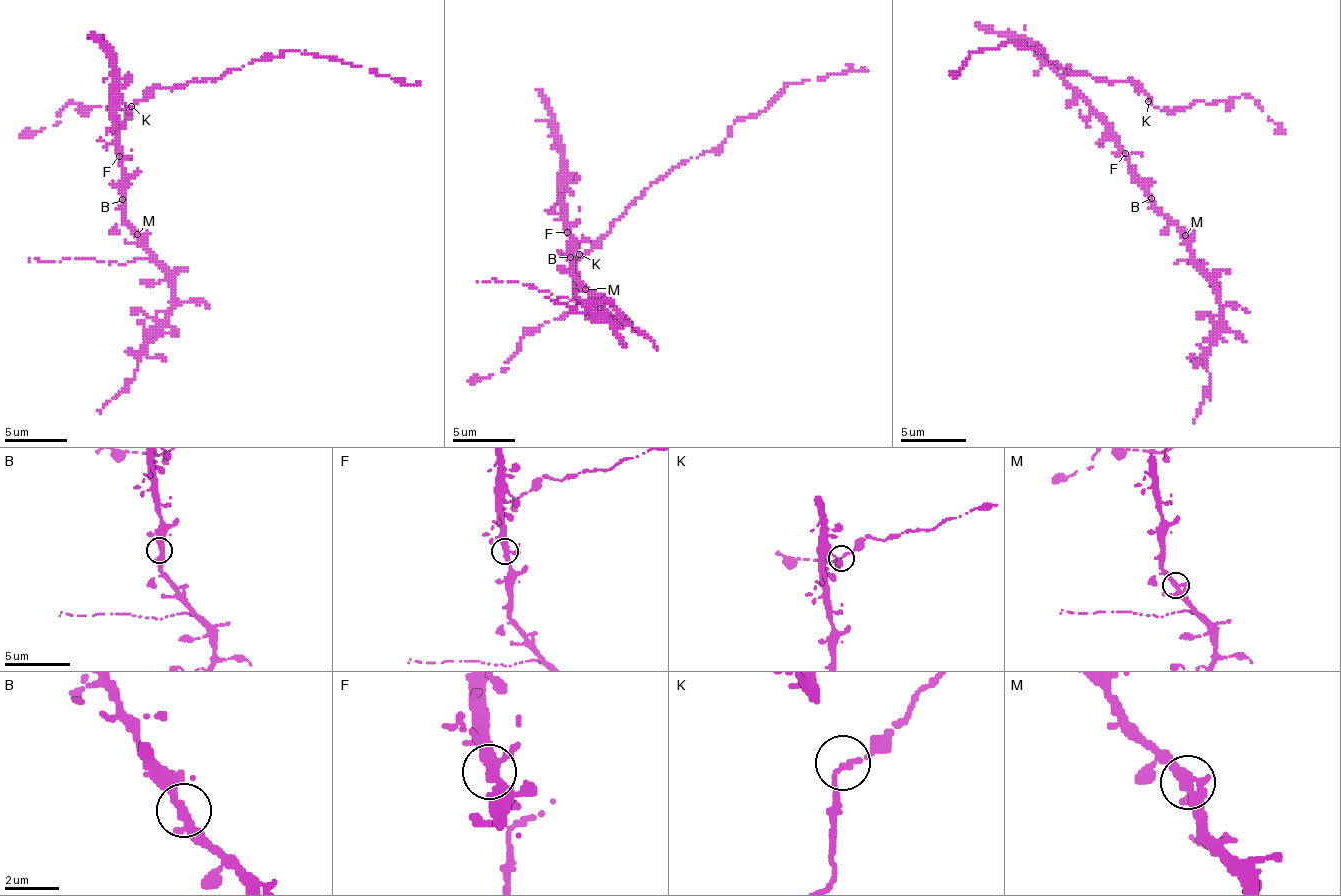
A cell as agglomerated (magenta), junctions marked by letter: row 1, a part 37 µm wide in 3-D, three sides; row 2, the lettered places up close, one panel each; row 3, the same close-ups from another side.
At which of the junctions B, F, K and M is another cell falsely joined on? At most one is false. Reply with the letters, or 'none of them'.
none of them

